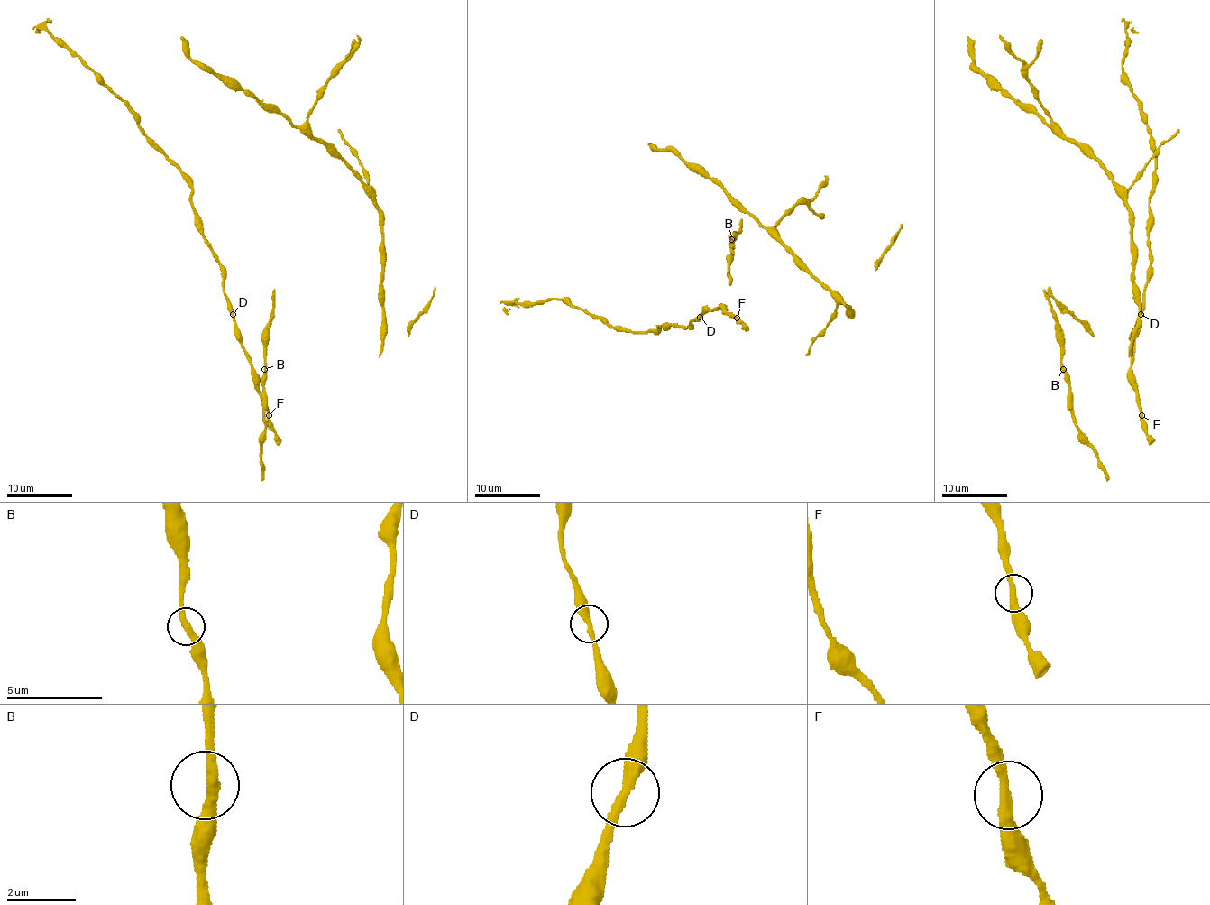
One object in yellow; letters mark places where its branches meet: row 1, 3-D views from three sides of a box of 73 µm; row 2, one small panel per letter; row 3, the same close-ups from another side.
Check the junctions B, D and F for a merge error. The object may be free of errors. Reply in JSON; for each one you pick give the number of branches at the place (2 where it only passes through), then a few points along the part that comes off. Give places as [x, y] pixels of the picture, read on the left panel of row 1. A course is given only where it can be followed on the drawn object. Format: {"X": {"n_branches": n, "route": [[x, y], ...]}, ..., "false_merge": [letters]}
{"false_merge": []}

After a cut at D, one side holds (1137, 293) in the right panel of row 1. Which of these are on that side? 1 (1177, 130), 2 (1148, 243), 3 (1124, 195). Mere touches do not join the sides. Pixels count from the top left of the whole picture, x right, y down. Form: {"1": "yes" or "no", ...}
{"1": "yes", "2": "no", "3": "yes"}

